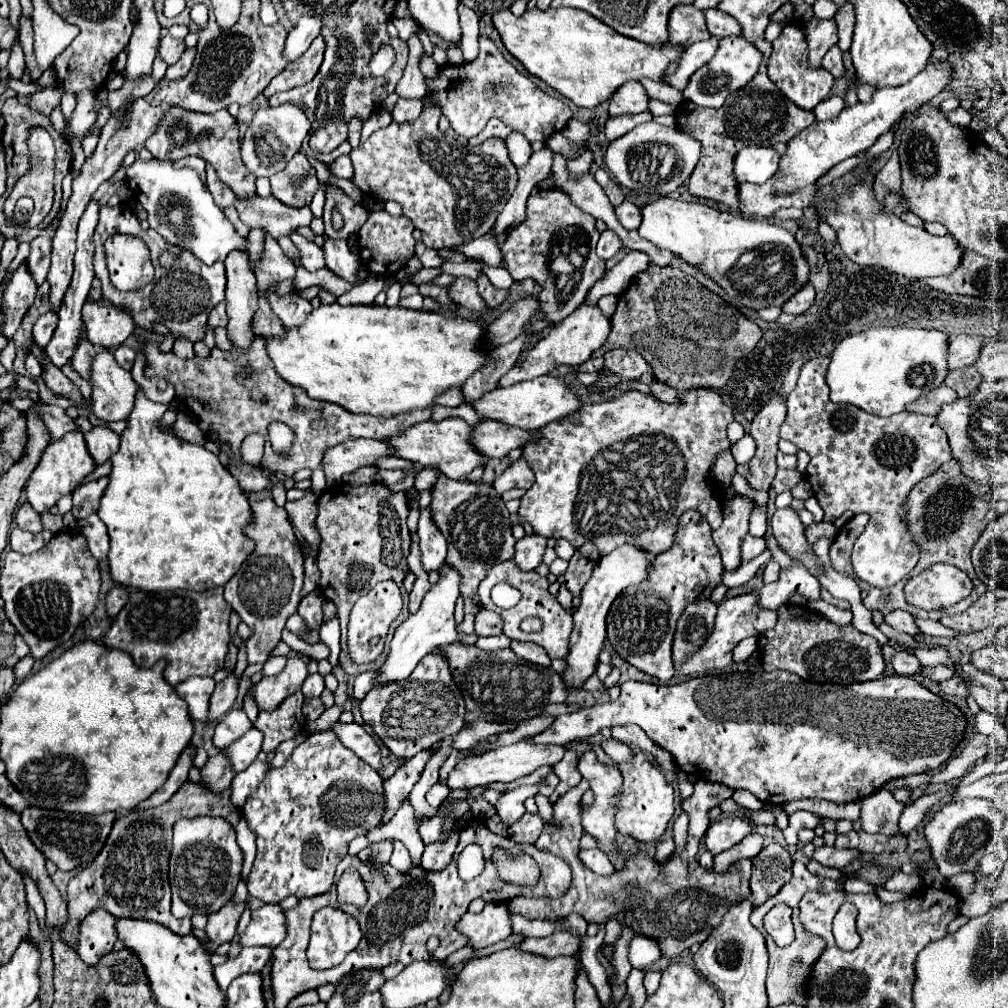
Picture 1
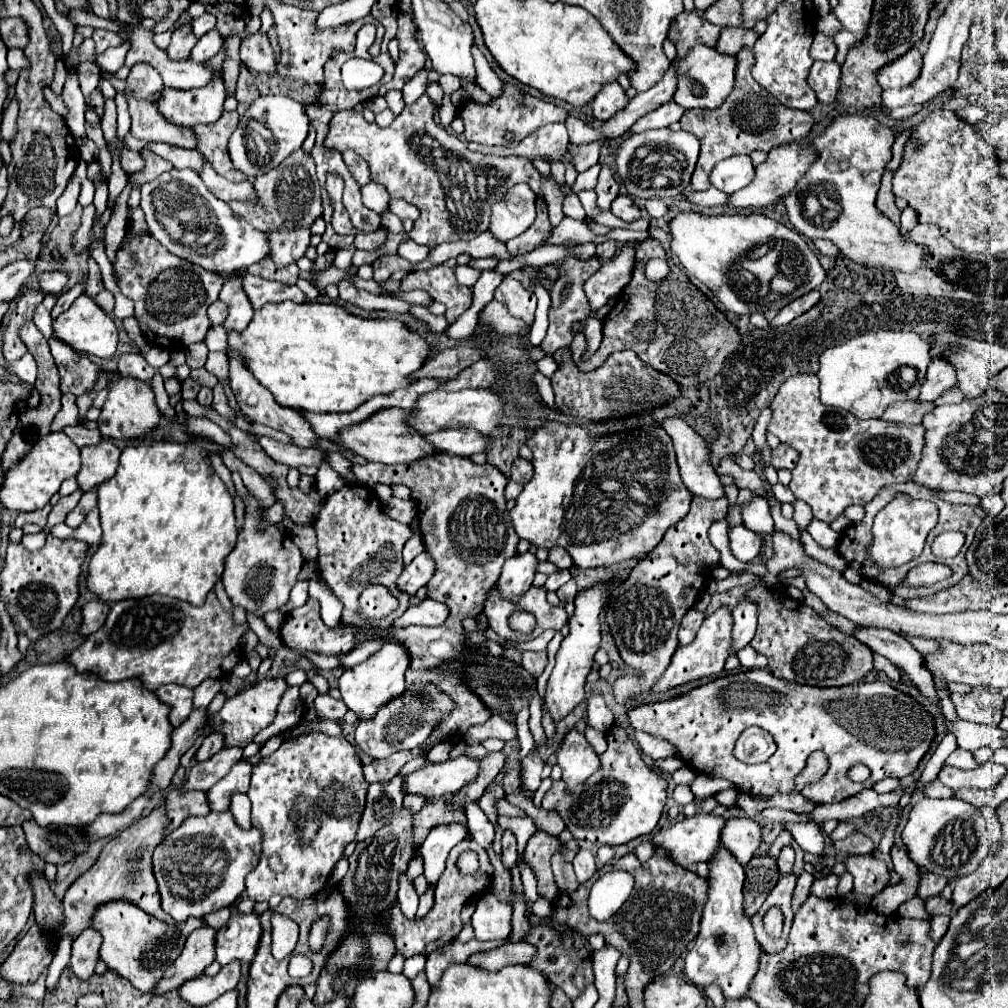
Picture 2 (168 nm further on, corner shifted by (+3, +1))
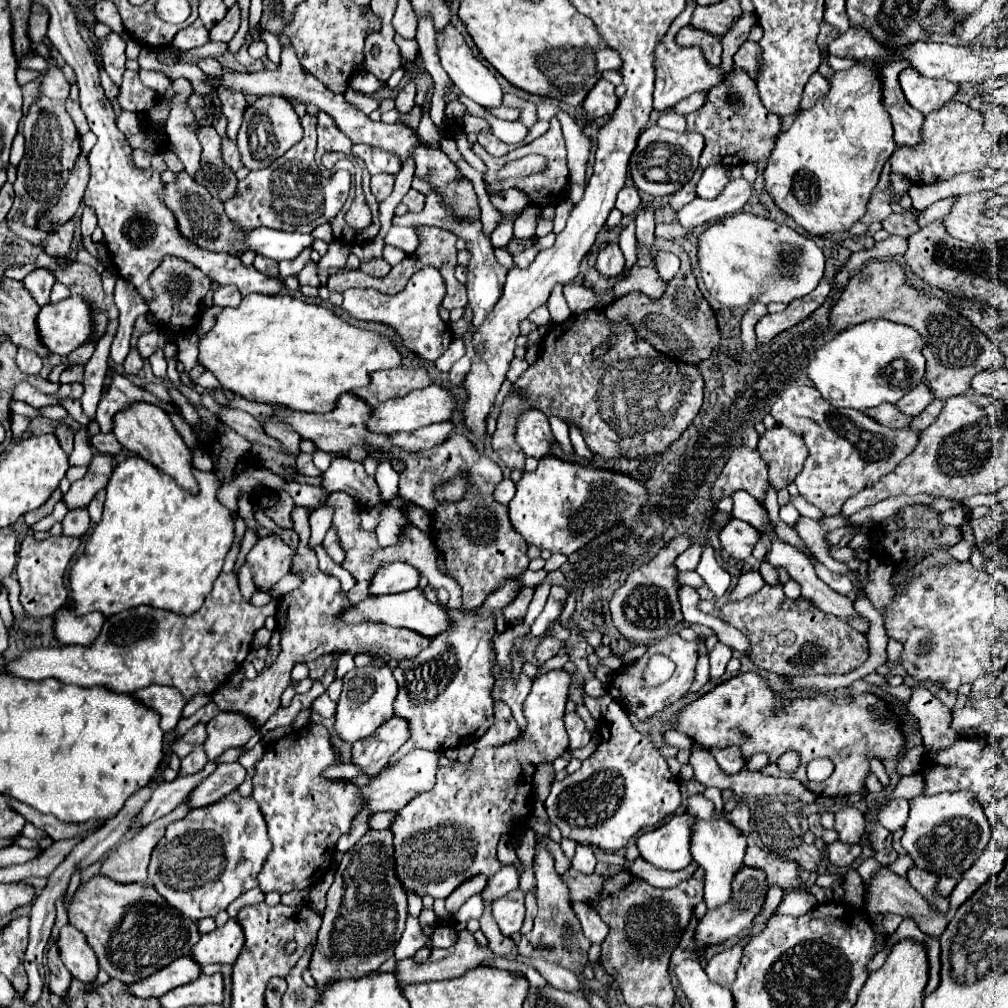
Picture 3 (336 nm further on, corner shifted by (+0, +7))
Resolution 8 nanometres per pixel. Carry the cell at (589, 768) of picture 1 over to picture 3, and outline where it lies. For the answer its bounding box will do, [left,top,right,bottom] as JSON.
[564,712,592,748]

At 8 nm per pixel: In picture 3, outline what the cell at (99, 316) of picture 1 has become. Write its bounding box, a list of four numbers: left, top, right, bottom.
[36,296,92,356]

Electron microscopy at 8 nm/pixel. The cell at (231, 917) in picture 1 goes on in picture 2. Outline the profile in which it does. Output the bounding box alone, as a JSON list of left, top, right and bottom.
[157,926,217,994]

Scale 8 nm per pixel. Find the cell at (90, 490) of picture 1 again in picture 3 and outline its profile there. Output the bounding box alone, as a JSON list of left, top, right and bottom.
[62,508,90,536]

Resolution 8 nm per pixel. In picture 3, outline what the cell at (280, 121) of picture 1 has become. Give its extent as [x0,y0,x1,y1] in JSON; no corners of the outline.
[236,96,302,170]

